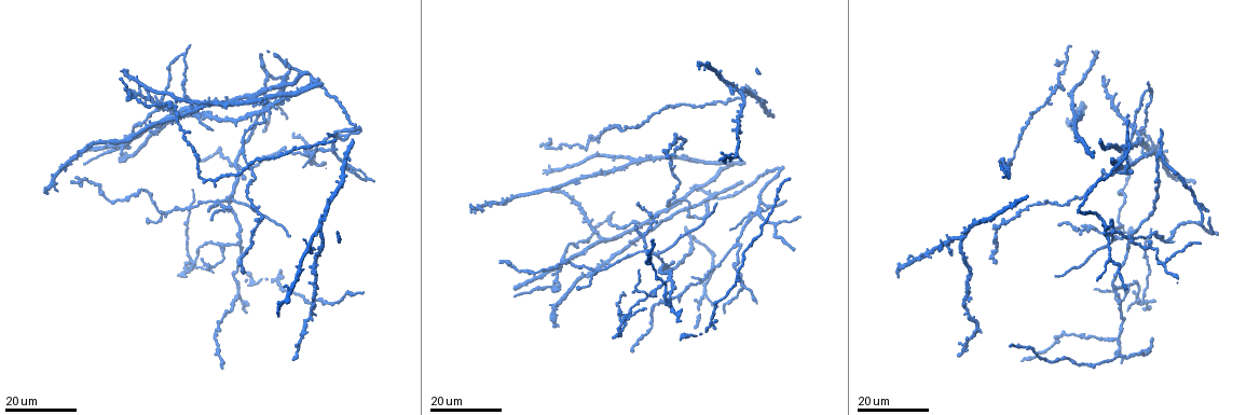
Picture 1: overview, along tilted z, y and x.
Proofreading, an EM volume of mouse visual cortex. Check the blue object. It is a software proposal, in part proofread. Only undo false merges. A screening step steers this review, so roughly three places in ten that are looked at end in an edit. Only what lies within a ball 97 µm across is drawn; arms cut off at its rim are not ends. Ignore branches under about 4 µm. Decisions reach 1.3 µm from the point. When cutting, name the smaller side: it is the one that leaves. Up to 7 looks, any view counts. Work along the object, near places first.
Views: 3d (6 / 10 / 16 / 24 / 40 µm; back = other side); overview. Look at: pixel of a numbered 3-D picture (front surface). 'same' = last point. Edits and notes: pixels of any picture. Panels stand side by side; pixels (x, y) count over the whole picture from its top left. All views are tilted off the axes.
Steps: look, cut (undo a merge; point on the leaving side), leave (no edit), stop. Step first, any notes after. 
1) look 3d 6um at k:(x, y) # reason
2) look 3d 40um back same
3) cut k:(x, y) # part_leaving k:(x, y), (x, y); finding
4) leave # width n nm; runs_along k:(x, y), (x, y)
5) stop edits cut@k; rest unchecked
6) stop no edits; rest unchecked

look 3d 24um at 1:(593, 271) # looks like a crossing

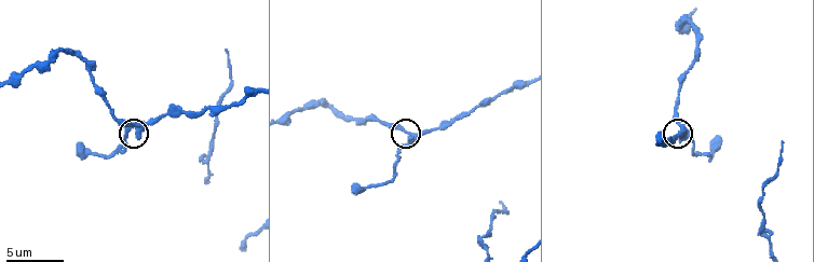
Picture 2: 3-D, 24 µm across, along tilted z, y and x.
look 3d 10um at 2:(139, 125) # zoom in

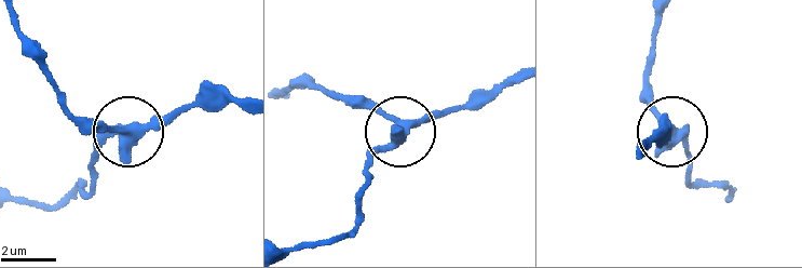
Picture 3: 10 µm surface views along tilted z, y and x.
leave # runs_along 3:(244, 99), (180, 107), (104, 144), (92, 164); continuous, no second neuron

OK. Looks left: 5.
look 3d 24um at 1:(1130, 287) # a fork

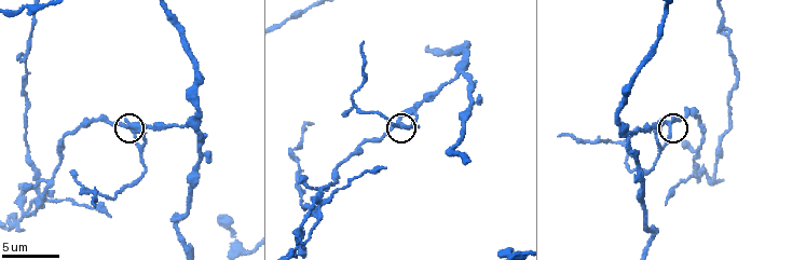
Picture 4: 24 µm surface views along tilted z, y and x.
look 3d 6um at 4:(671, 125) # closer look

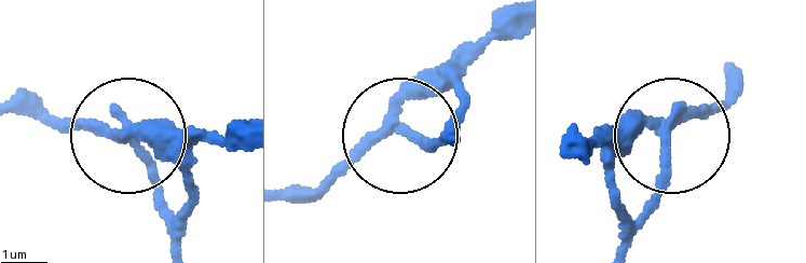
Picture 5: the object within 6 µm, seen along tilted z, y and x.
leave # width 200 nm; runs_along 5:(490, 25), (422, 80), (396, 130), (353, 147), (311, 189); one neuron here

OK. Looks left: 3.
look 3d 24um at 1:(234, 187) # three arms meet

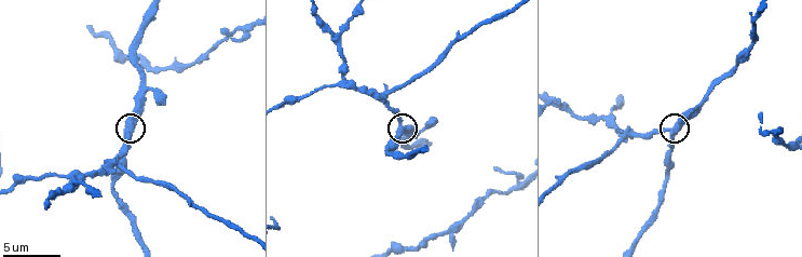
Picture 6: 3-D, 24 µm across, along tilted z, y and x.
look 3d 6um at 6:(397, 130)

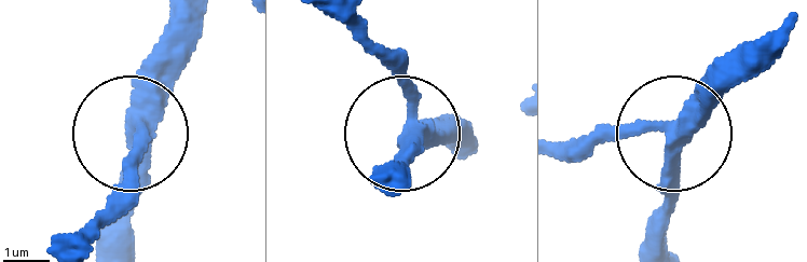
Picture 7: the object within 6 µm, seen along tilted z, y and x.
leave # side_arm 65 um; all the same neuron

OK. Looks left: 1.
stop no edits; rest unchecked

